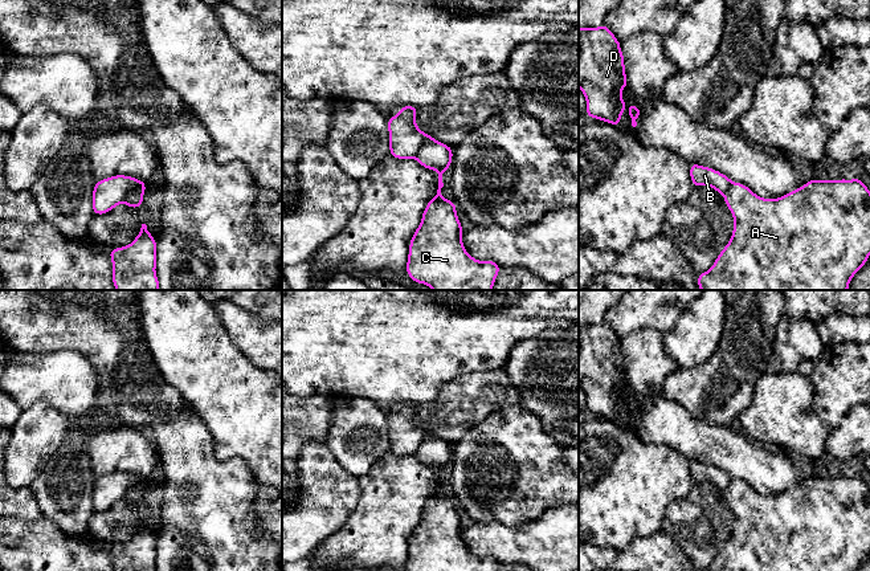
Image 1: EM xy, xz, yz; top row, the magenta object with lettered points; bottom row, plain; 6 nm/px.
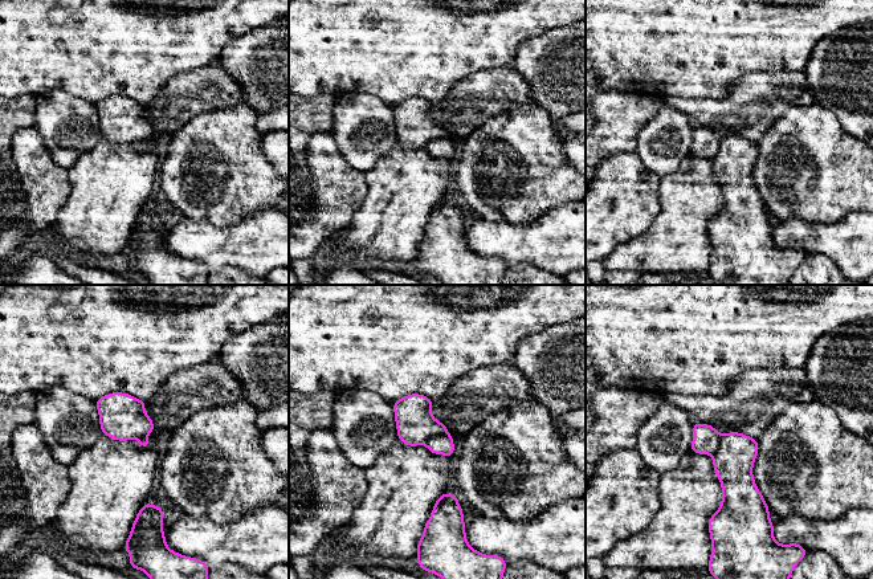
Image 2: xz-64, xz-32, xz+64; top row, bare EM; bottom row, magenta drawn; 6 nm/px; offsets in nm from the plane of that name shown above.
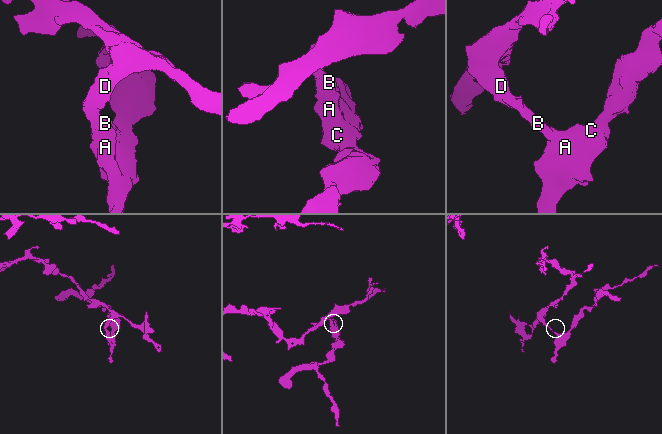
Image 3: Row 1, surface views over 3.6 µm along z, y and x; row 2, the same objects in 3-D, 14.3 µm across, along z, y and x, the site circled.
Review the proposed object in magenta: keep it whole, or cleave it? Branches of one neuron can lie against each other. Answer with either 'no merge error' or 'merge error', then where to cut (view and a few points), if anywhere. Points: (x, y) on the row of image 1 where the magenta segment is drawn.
merge error; cut in xy along (144, 186), (131, 190), (123, 200)

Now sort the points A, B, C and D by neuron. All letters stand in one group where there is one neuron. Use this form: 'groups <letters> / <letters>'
groups A C / B D

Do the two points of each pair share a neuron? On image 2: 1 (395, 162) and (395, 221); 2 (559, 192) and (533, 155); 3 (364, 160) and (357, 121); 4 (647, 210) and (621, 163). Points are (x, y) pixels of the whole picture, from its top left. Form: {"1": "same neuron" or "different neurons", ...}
{"1": "same neuron", "2": "same neuron", "3": "same neuron", "4": "same neuron"}

